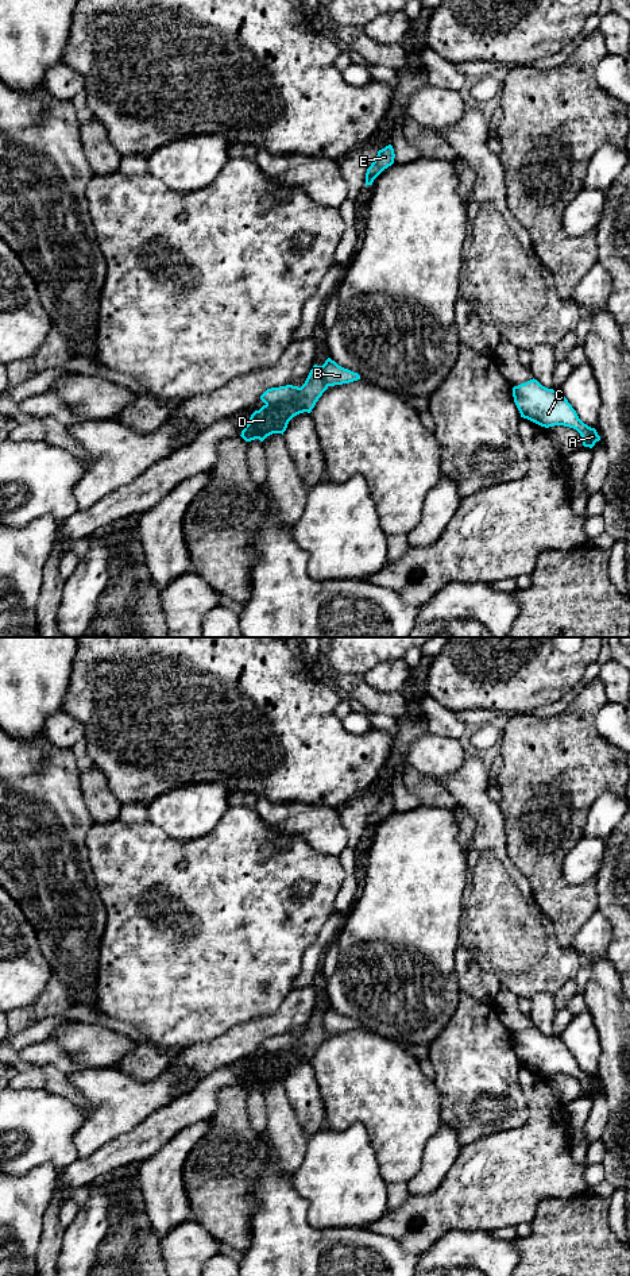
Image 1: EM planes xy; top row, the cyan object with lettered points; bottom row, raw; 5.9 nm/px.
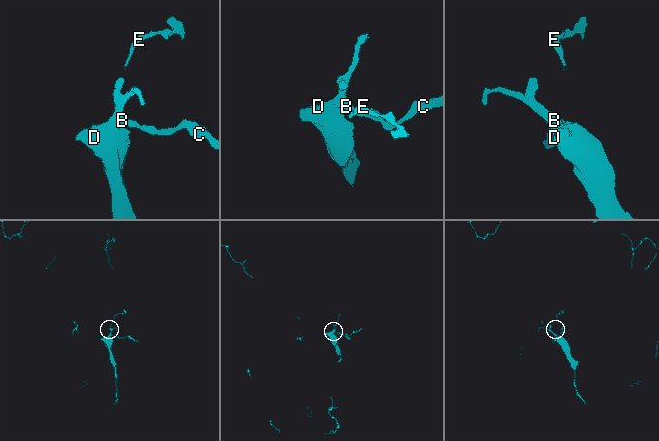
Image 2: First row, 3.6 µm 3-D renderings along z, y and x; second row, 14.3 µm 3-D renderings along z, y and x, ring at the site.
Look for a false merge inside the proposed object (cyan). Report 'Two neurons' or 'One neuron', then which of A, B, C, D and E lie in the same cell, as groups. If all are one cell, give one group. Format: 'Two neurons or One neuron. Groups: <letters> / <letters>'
Two neurons. Groups: A B C E / D

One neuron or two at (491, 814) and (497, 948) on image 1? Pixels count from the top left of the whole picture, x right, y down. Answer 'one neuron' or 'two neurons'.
one neuron

